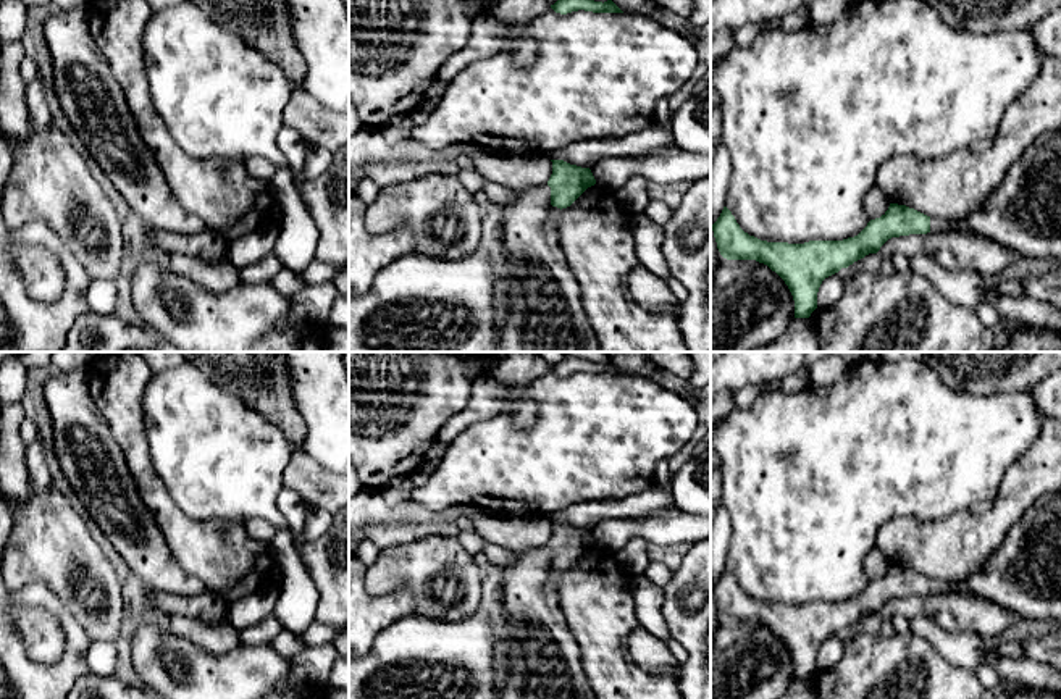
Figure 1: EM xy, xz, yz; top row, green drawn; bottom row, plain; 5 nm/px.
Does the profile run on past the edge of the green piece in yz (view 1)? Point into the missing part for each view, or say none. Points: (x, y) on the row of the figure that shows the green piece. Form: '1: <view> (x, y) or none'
1: yz (1023, 213)

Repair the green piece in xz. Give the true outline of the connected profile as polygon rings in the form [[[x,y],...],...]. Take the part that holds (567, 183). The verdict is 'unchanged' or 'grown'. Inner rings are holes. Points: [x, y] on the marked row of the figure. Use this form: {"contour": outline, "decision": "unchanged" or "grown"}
{"contour": [[[551,160],[552,174],[546,184],[514,190],[514,200],[499,207],[502,213],[502,250],[507,253],[507,279],[510,313],[499,321],[497,341],[491,352],[601,352],[599,341],[583,310],[580,286],[572,274],[559,244],[559,215],[570,207],[588,187],[596,184],[589,168]]], "decision": "grown"}

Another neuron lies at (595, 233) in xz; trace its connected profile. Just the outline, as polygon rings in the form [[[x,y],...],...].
[[[591,186],[559,215],[559,244],[578,281],[583,310],[601,352],[690,352],[675,313],[648,313],[630,297],[627,281],[638,265],[631,215],[609,190]]]

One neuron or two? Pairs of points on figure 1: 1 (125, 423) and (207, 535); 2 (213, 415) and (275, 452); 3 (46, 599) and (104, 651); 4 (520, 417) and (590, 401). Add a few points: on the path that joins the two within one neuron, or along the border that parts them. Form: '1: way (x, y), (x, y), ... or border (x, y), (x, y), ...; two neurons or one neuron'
1: way (138, 454), (141, 468), (155, 498), (176, 519); one neuron
2: way (228, 430), (251, 452), (260, 452); one neuron
3: border (91, 640), (86, 649), (88, 670); two neurons
4: border (533, 406), (533, 420), (519, 428); two neurons

